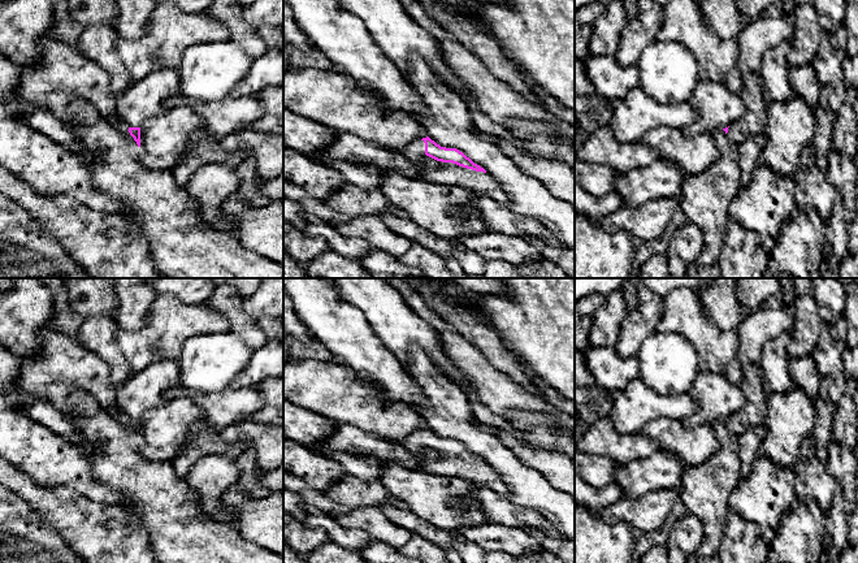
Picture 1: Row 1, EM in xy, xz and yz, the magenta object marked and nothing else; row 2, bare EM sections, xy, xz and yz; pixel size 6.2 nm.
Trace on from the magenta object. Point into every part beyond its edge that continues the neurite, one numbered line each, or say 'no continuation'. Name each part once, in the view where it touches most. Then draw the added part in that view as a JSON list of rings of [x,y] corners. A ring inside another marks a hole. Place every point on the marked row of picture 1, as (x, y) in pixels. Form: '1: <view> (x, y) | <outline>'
1: xz (446, 173) | [[[421,139],[407,144],[400,153],[420,166],[421,178],[426,181],[462,186],[507,205],[507,194],[488,173],[442,161],[438,161],[436,166],[428,166],[426,163],[432,157],[425,155],[425,143]]]

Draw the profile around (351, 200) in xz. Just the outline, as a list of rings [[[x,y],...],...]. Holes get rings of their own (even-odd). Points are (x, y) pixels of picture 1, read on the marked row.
[[[348,181],[341,190],[324,202],[332,209],[350,217],[377,217],[378,215],[389,213],[410,220],[410,216],[399,207],[393,204],[378,189],[364,190],[356,185],[350,183]]]

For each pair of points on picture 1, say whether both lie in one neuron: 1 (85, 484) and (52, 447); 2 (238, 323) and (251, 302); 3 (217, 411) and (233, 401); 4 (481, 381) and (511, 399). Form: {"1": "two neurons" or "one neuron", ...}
{"1": "one neuron", "2": "two neurons", "3": "one neuron", "4": "one neuron"}

